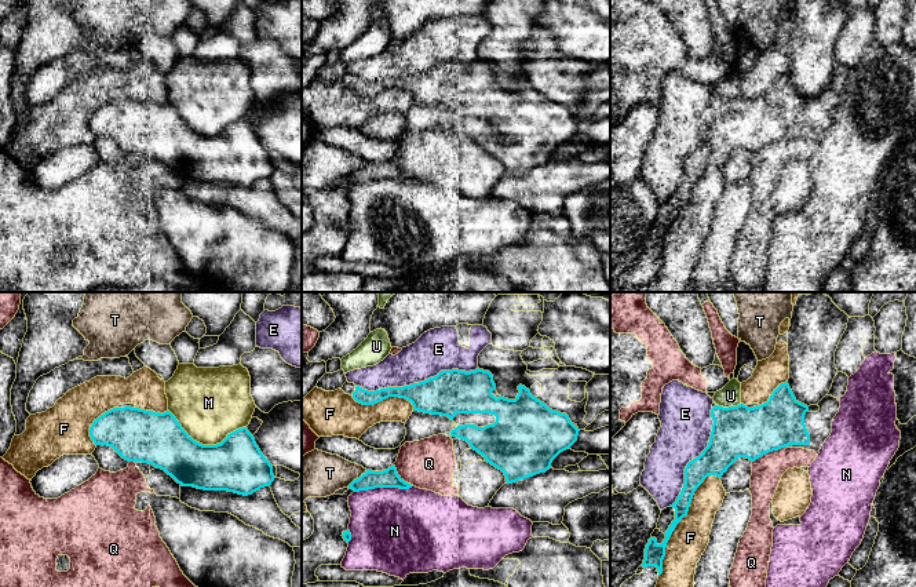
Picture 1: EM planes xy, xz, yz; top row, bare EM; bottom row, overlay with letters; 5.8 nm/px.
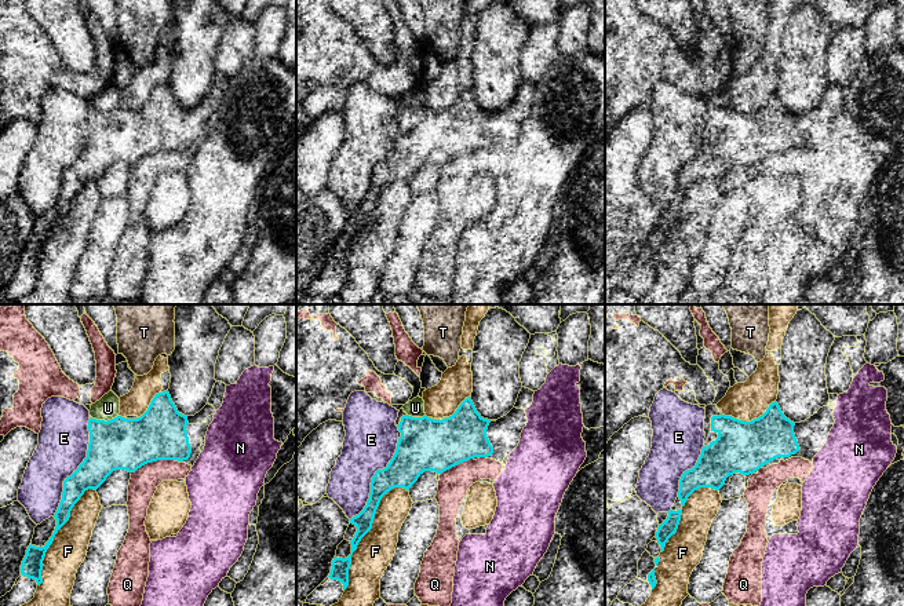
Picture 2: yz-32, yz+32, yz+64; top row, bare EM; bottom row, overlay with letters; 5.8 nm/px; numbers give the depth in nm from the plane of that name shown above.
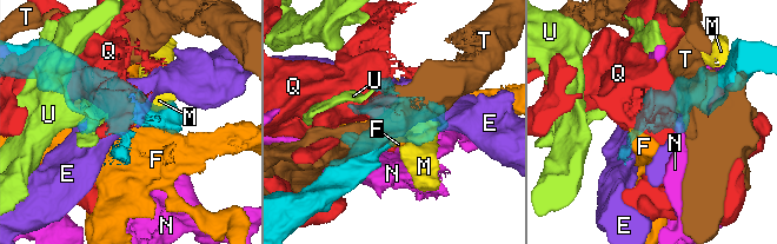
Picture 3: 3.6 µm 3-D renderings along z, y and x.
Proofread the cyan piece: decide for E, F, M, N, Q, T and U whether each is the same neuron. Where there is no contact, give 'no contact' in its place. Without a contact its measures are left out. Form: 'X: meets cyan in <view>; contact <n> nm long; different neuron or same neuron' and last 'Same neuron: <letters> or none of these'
E: meets cyan in xz; contact 700 nm long; different neuron
F: meets cyan in yz; contact 700 nm long; different neuron
M: meets cyan in xy; contact 460 nm long; different neuron
N: meets cyan in xz; contact 340 nm long; different neuron
Q: meets cyan in yz; contact 220 nm long; different neuron
T: meets cyan in xz; contact 150 nm long; different neuron
U: meets cyan in yz; contact 140 nm long; different neuron
Same neuron: none of these

